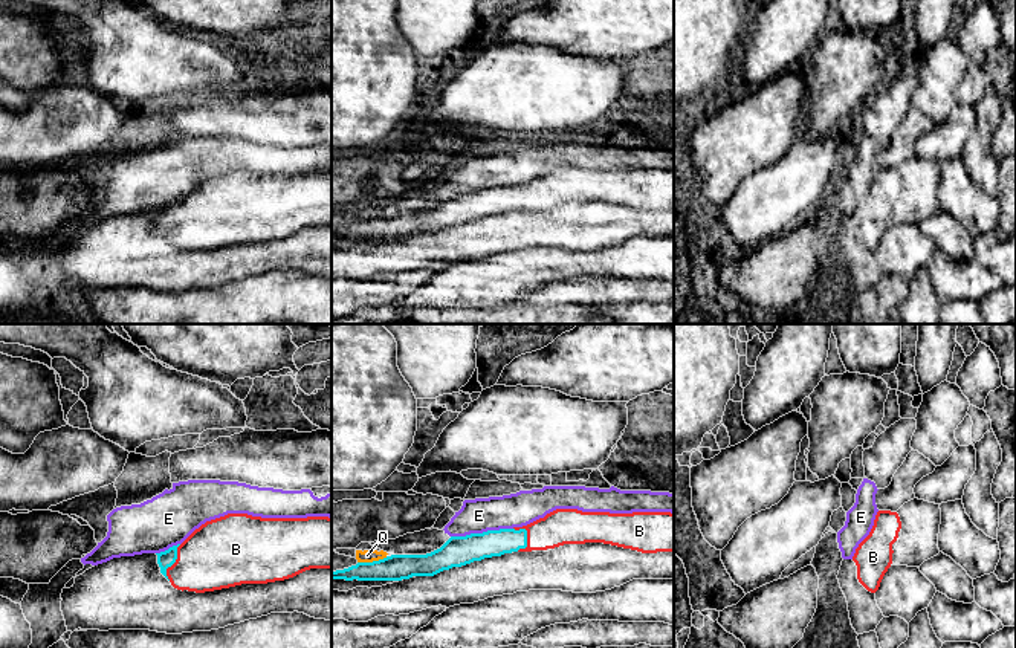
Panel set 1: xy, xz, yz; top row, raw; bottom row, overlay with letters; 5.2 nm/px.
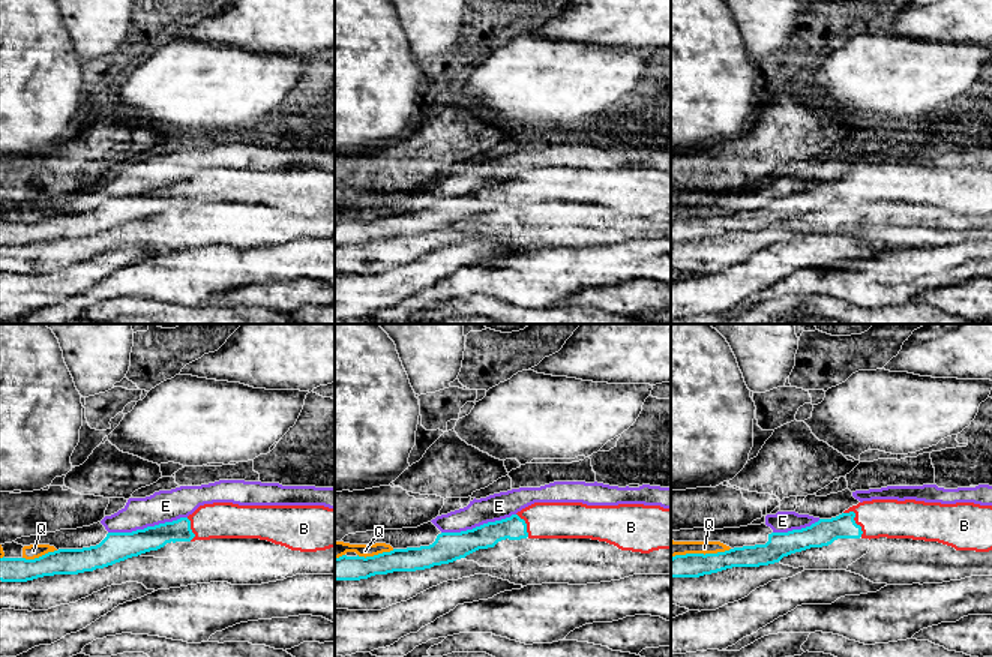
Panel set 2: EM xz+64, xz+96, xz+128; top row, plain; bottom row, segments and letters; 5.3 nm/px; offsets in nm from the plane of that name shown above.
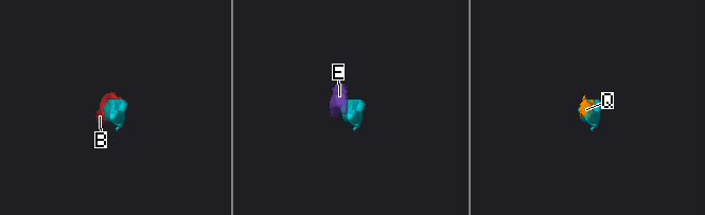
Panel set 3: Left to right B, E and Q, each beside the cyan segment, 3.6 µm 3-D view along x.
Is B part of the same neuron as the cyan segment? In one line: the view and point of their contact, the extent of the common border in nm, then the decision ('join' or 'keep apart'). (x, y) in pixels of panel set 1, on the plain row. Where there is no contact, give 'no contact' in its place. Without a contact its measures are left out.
xz (526, 199) | 130 nm | join

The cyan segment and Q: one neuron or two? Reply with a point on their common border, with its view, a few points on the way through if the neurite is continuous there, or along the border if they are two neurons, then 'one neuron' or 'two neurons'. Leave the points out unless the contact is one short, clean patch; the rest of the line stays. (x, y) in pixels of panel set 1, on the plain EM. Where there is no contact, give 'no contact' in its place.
xz (373, 219) | two neurons

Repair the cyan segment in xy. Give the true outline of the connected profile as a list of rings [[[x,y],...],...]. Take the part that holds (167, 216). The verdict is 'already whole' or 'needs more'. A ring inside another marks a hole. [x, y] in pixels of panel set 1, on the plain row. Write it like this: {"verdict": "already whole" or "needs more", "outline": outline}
{"verdict": "needs more", "outline": [[[228,171],[156,212],[160,231],[182,249],[284,238],[310,226],[332,226],[332,176]]]}

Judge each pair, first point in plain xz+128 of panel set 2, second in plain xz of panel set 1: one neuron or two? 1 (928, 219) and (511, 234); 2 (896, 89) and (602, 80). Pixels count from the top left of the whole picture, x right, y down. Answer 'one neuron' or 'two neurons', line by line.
1: one neuron
2: one neuron

